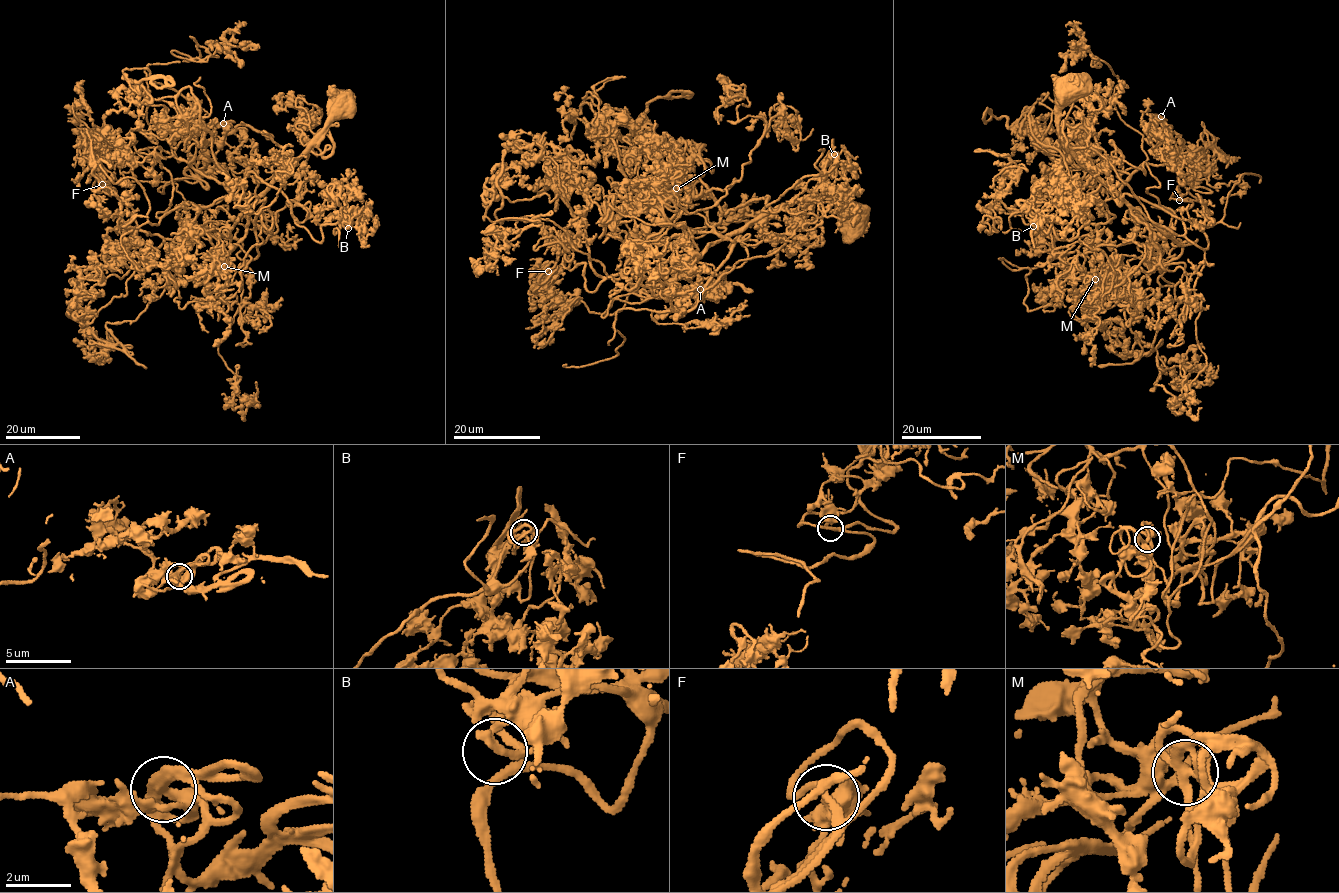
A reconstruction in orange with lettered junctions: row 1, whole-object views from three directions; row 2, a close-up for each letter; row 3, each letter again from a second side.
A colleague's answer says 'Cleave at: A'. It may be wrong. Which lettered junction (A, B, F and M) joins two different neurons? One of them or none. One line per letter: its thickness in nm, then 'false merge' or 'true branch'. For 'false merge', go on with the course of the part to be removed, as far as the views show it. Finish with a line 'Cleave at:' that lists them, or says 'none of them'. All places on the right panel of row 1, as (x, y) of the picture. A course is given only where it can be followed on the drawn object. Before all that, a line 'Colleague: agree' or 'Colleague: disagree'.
Colleague: disagree
A: calibre 360 nm; true branch
B: calibre 200 nm; true branch
F: calibre 260 nm; true branch
M: calibre 280 nm; true branch
Cleave at: none of them

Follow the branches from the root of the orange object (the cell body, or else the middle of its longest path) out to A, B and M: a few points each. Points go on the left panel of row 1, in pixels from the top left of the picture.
A: (343, 106), (350, 108), (252, 204), (175, 153), (186, 139), (191, 156), (214, 153), (223, 123)
B: (343, 106), (350, 108), (256, 202), (244, 190), (250, 172), (275, 187), (319, 242), (323, 225), (348, 228)
M: (343, 106), (256, 202), (245, 181), (237, 191), (235, 204), (260, 214), (262, 241), (227, 285), (224, 266)

